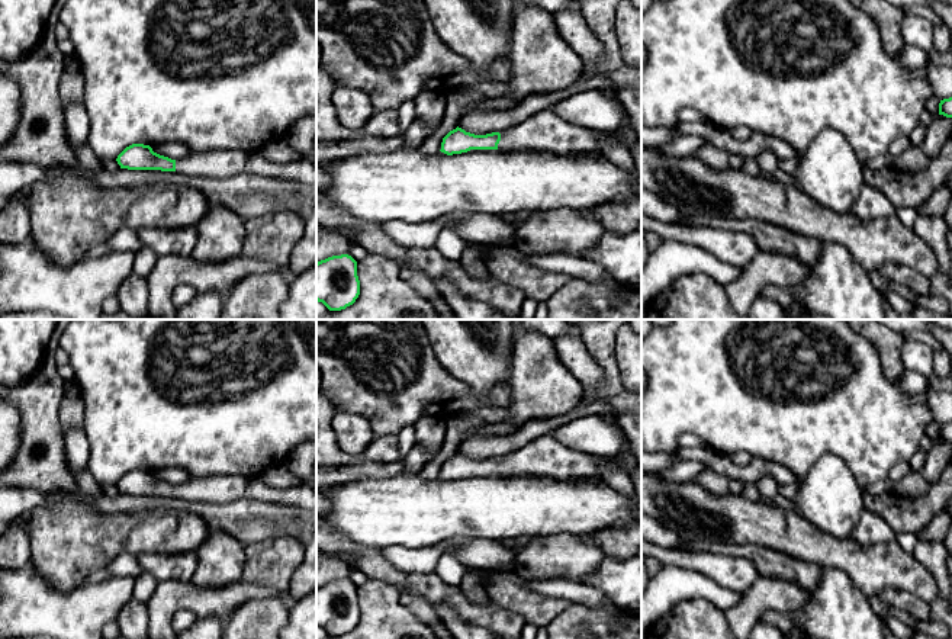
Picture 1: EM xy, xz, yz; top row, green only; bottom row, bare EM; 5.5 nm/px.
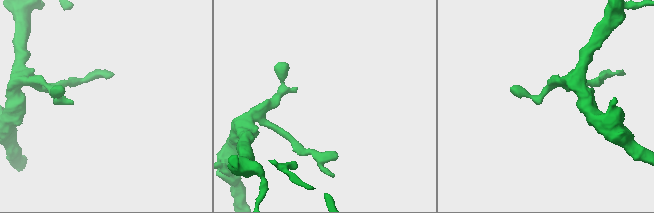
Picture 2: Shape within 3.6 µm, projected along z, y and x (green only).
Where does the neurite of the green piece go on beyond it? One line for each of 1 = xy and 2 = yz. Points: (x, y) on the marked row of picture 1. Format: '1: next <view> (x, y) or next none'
1: next xy (221, 163)
2: next none

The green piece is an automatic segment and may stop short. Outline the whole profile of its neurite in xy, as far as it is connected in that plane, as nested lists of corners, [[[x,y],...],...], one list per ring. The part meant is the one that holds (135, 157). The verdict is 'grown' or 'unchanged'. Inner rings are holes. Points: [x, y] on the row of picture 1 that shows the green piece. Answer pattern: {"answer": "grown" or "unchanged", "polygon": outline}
{"answer": "grown", "polygon": [[[132,144],[118,155],[116,161],[120,168],[128,170],[161,170],[218,179],[250,173],[316,184],[316,166],[312,160],[302,157],[290,163],[273,163],[260,151],[215,150],[171,160],[154,152],[149,145]]]}

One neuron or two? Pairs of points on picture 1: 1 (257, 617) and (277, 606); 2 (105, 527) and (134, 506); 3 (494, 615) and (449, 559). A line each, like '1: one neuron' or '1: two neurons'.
1: one neuron
2: two neurons
3: two neurons

